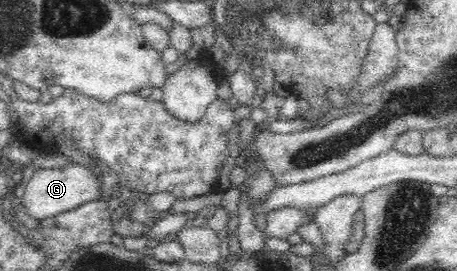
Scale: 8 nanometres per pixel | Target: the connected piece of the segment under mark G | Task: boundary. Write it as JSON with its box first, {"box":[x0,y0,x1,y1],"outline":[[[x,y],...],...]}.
{"box":[21,163,100,221],"outline":[[[74,163],[64,169],[38,169],[32,174],[25,186],[21,206],[24,207],[30,218],[37,221],[47,220],[59,216],[64,212],[71,212],[81,205],[89,204],[99,198],[100,182],[86,165]]]}

